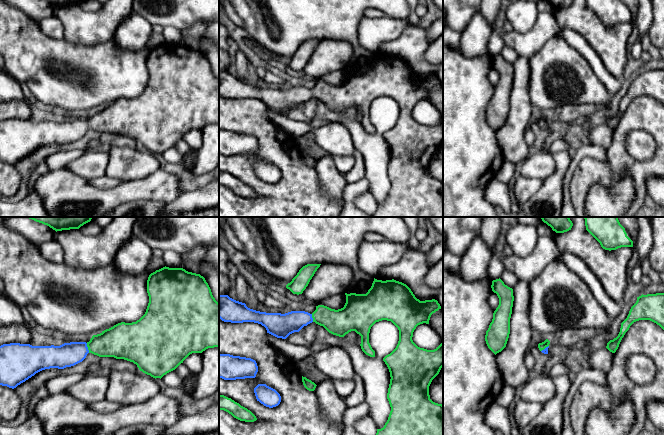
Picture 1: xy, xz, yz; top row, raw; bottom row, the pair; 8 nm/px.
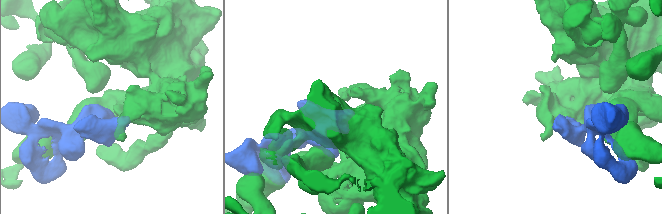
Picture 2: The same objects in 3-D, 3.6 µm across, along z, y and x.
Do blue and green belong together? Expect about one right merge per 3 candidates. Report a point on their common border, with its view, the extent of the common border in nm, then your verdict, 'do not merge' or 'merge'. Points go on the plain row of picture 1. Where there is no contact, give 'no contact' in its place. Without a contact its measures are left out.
xy (87, 124) | 80 nm | merge

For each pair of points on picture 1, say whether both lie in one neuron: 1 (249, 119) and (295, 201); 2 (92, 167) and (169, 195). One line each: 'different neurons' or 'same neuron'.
1: same neuron
2: different neurons

